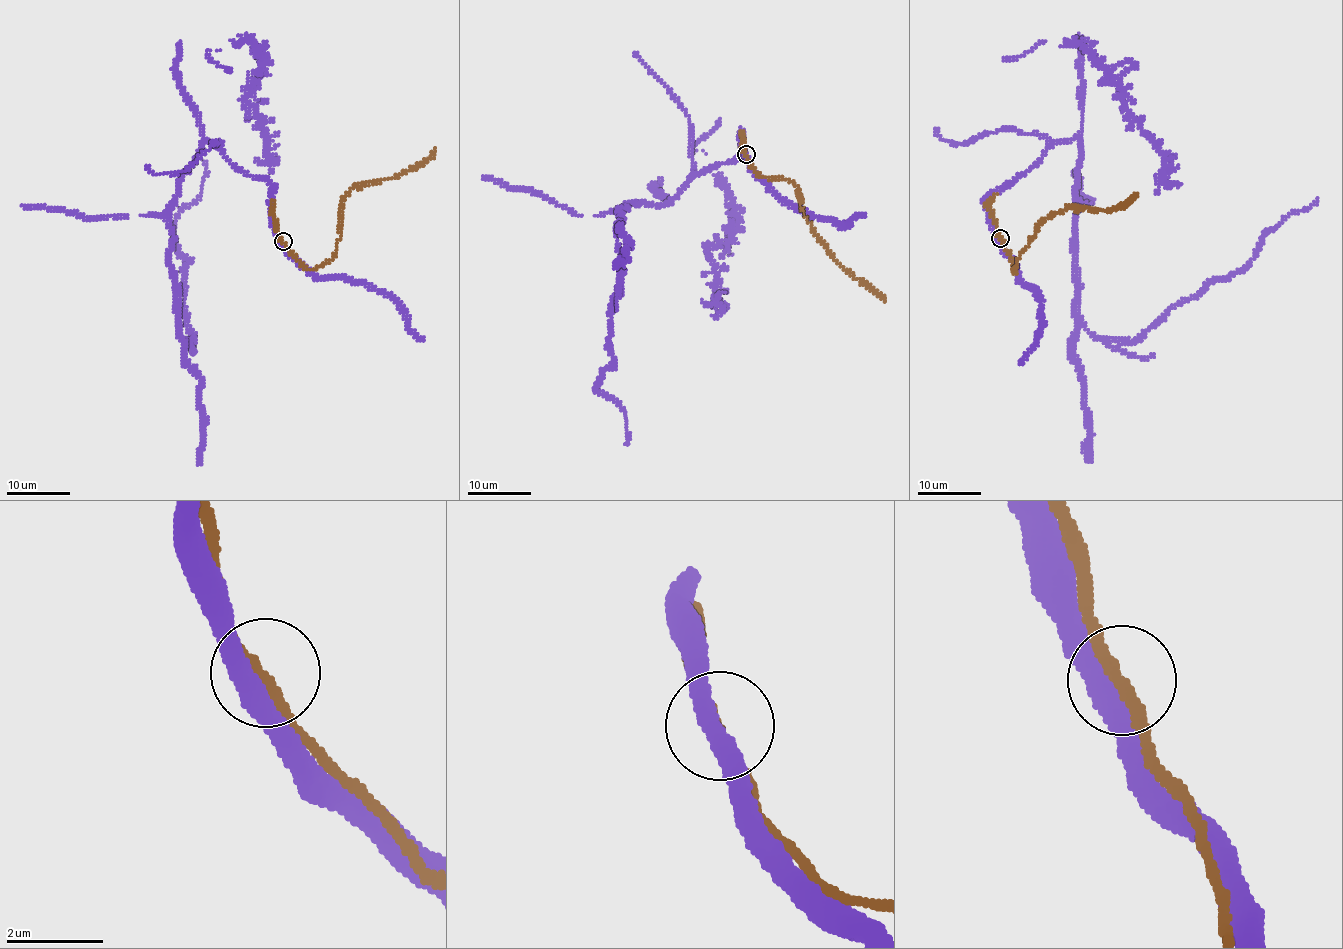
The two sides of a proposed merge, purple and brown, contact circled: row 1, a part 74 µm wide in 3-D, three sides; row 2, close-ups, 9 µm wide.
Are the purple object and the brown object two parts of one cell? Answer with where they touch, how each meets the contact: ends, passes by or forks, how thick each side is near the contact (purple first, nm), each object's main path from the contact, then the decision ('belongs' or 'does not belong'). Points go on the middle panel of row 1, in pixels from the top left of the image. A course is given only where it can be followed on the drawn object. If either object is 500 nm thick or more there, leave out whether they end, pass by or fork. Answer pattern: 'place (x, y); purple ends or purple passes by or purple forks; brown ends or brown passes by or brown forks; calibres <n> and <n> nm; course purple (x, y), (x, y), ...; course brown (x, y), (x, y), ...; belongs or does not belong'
place (746, 154); purple passes by; brown passes by; calibres 400 and 240 nm; course purple (745, 153), (742, 132), (735, 160), (618, 214), (621, 291), (596, 387), (623, 410), (626, 445); course brown (745, 154), (763, 177), (795, 183), (801, 209), (825, 248), (884, 300); belongs

